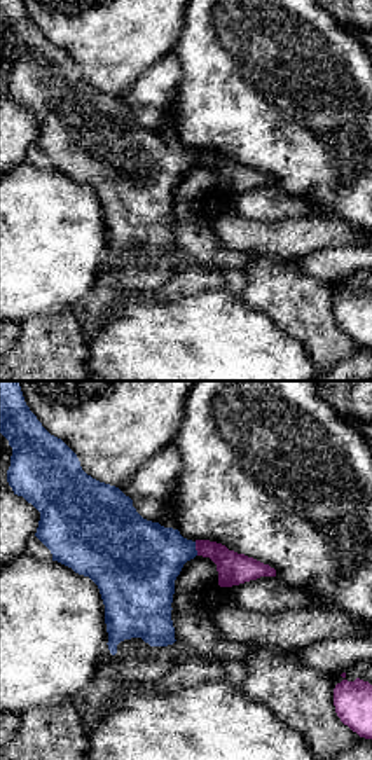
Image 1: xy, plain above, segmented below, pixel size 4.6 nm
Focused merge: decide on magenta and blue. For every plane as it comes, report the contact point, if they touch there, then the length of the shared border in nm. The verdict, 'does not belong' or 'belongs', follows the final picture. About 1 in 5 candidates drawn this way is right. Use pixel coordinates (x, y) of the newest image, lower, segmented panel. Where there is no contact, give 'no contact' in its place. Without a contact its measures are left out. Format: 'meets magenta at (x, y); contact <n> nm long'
meets magenta at (196, 549); contact 70 nm long

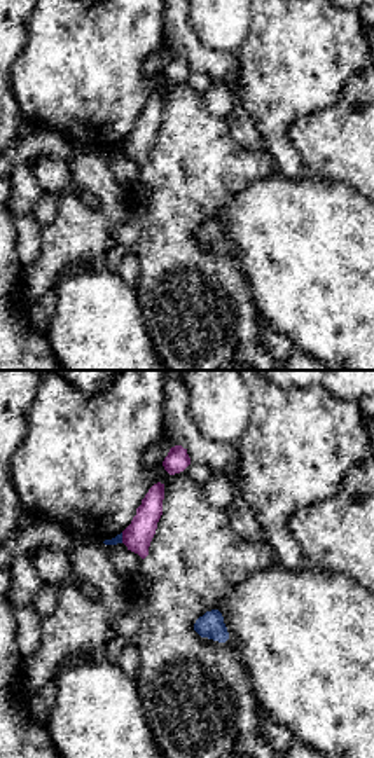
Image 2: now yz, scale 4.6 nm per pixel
meets magenta at (123, 538); contact 50 nm long

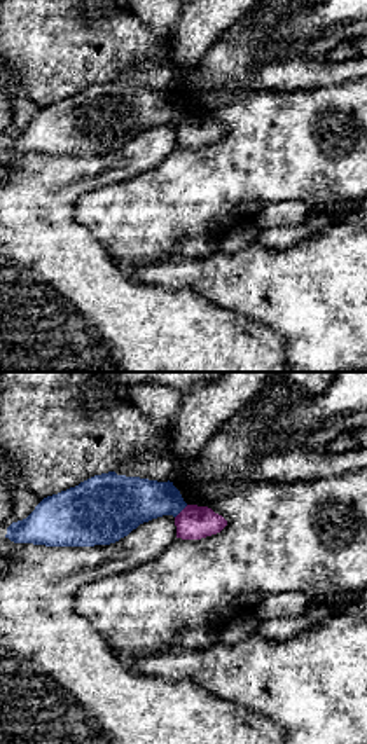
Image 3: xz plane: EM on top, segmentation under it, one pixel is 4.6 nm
meets magenta at (180, 512); contact 90 nm long

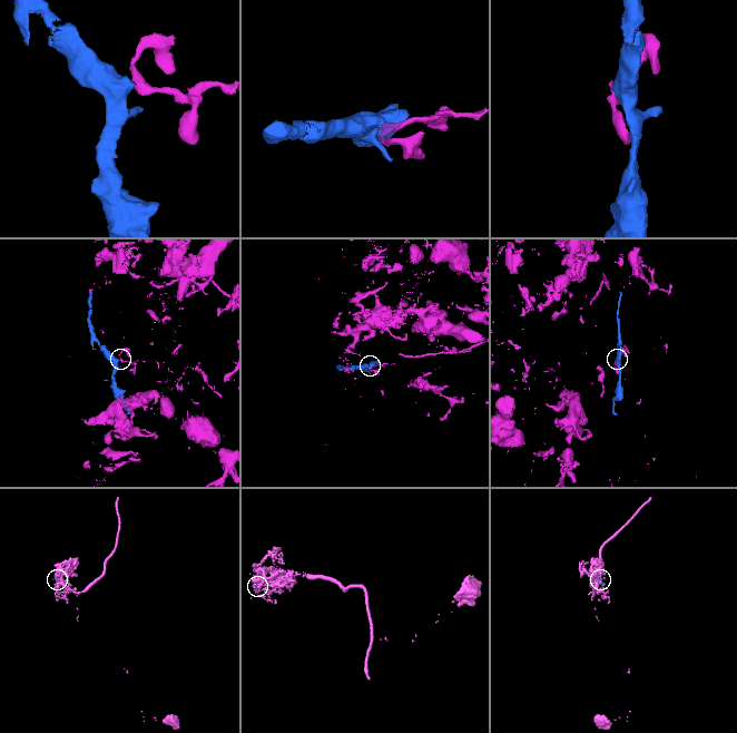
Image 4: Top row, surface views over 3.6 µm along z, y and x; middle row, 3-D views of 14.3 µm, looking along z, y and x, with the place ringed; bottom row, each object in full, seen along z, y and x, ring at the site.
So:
does not belong

